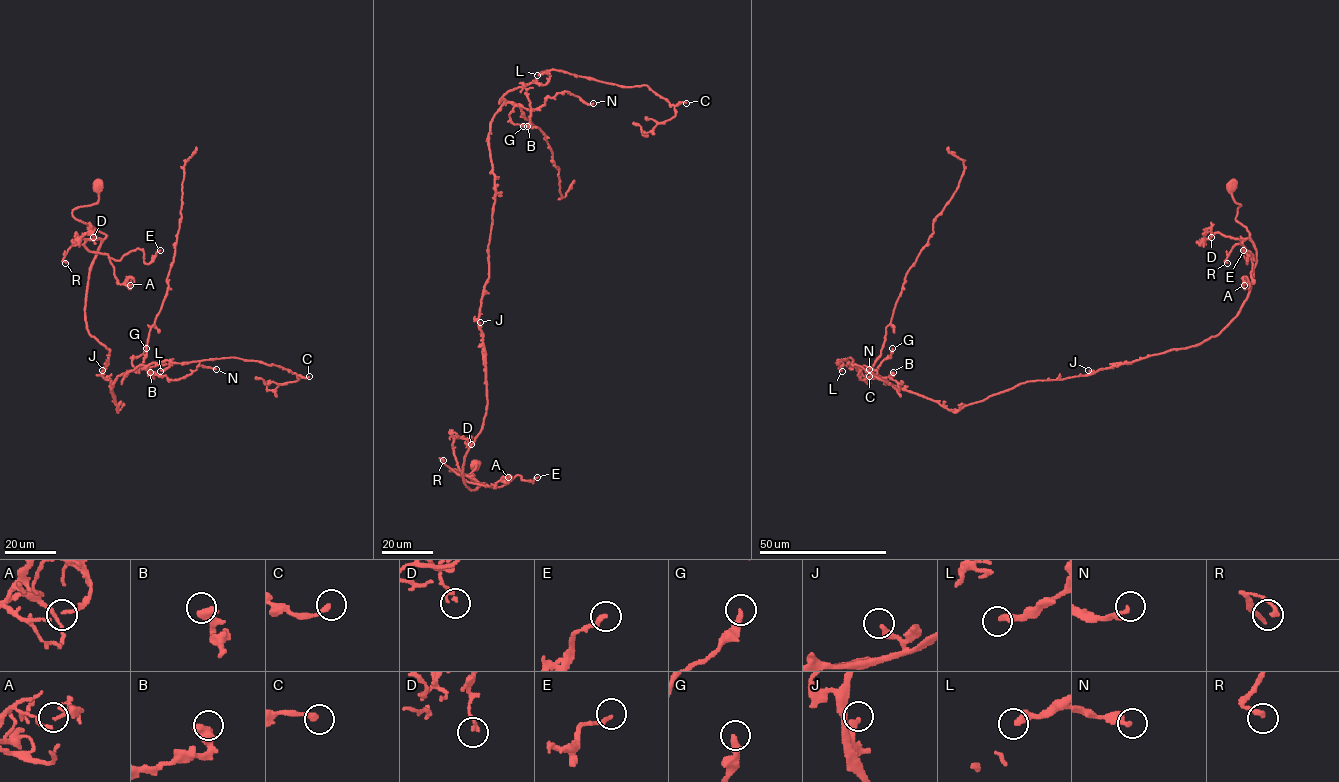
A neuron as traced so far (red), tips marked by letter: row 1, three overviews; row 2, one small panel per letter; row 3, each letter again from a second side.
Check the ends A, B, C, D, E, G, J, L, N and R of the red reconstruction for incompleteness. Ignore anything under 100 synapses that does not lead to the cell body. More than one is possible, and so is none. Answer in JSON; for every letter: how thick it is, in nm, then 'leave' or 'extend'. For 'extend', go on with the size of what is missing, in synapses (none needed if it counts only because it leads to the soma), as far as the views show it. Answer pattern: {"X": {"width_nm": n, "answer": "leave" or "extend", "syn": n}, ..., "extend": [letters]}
{"A": {"width_nm": 130, "answer": "leave"}, "B": {"width_nm": 600, "answer": "leave"}, "C": {"width_nm": 240, "answer": "leave"}, "D": {"width_nm": 150, "answer": "leave"}, "E": {"width_nm": 200, "answer": "leave"}, "G": {"width_nm": 300, "answer": "leave"}, "J": {"width_nm": 280, "answer": "leave"}, "L": {"width_nm": 320, "answer": "leave"}, "N": {"width_nm": 260, "answer": "leave"}, "R": {"width_nm": 200, "answer": "leave"}, "extend": []}

